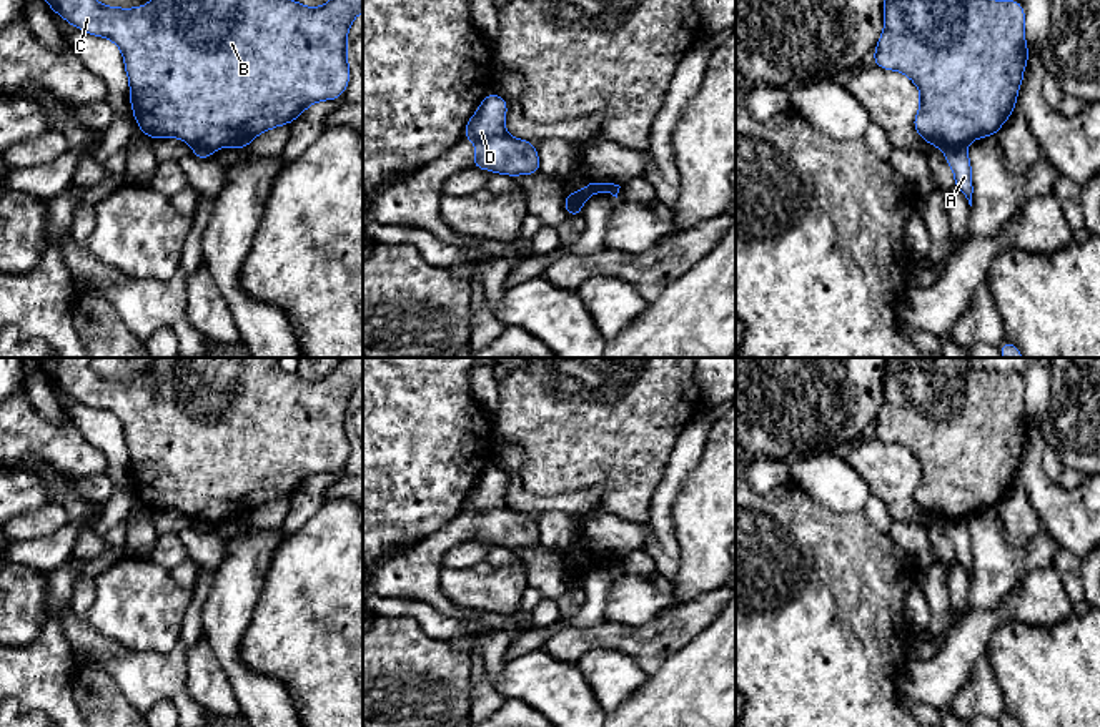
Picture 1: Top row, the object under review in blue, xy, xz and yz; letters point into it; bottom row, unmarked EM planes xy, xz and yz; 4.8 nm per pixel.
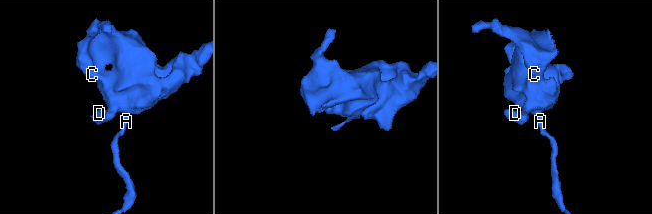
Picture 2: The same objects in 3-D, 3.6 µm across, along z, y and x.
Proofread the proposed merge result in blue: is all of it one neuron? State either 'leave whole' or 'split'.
split

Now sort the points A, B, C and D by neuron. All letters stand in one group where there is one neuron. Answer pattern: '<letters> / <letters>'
A / B C D

